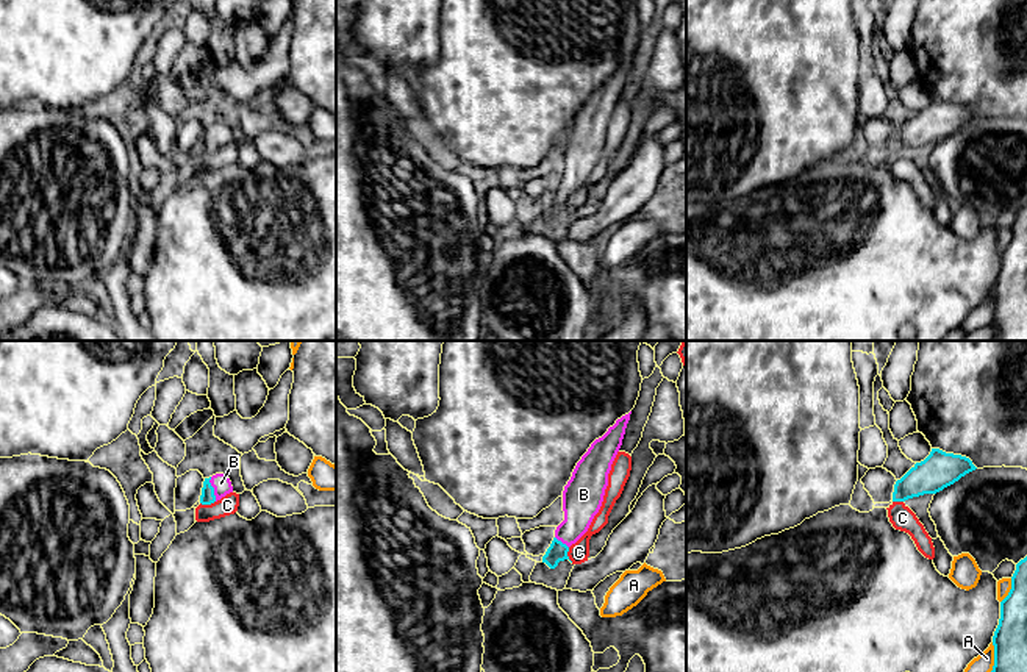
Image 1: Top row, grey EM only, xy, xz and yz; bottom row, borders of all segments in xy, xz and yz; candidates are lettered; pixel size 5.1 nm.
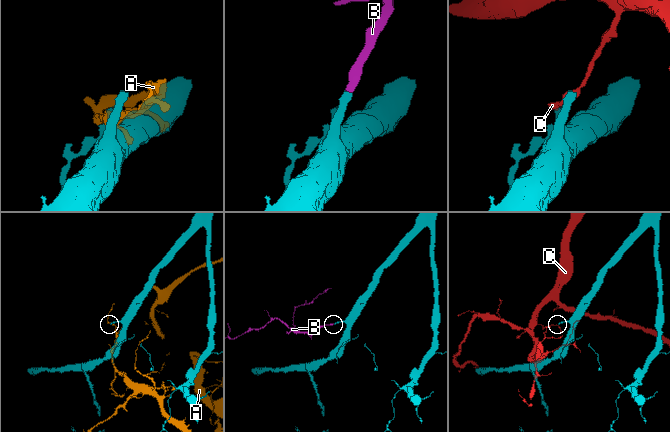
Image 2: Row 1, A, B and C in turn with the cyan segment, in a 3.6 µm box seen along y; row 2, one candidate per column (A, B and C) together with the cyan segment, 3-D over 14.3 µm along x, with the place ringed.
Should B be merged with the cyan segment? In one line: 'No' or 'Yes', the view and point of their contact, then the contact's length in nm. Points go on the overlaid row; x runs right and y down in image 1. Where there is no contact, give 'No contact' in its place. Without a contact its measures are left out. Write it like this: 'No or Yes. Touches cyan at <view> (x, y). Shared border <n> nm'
Yes. Touches cyan at xy (213, 489). Shared border 130 nm

